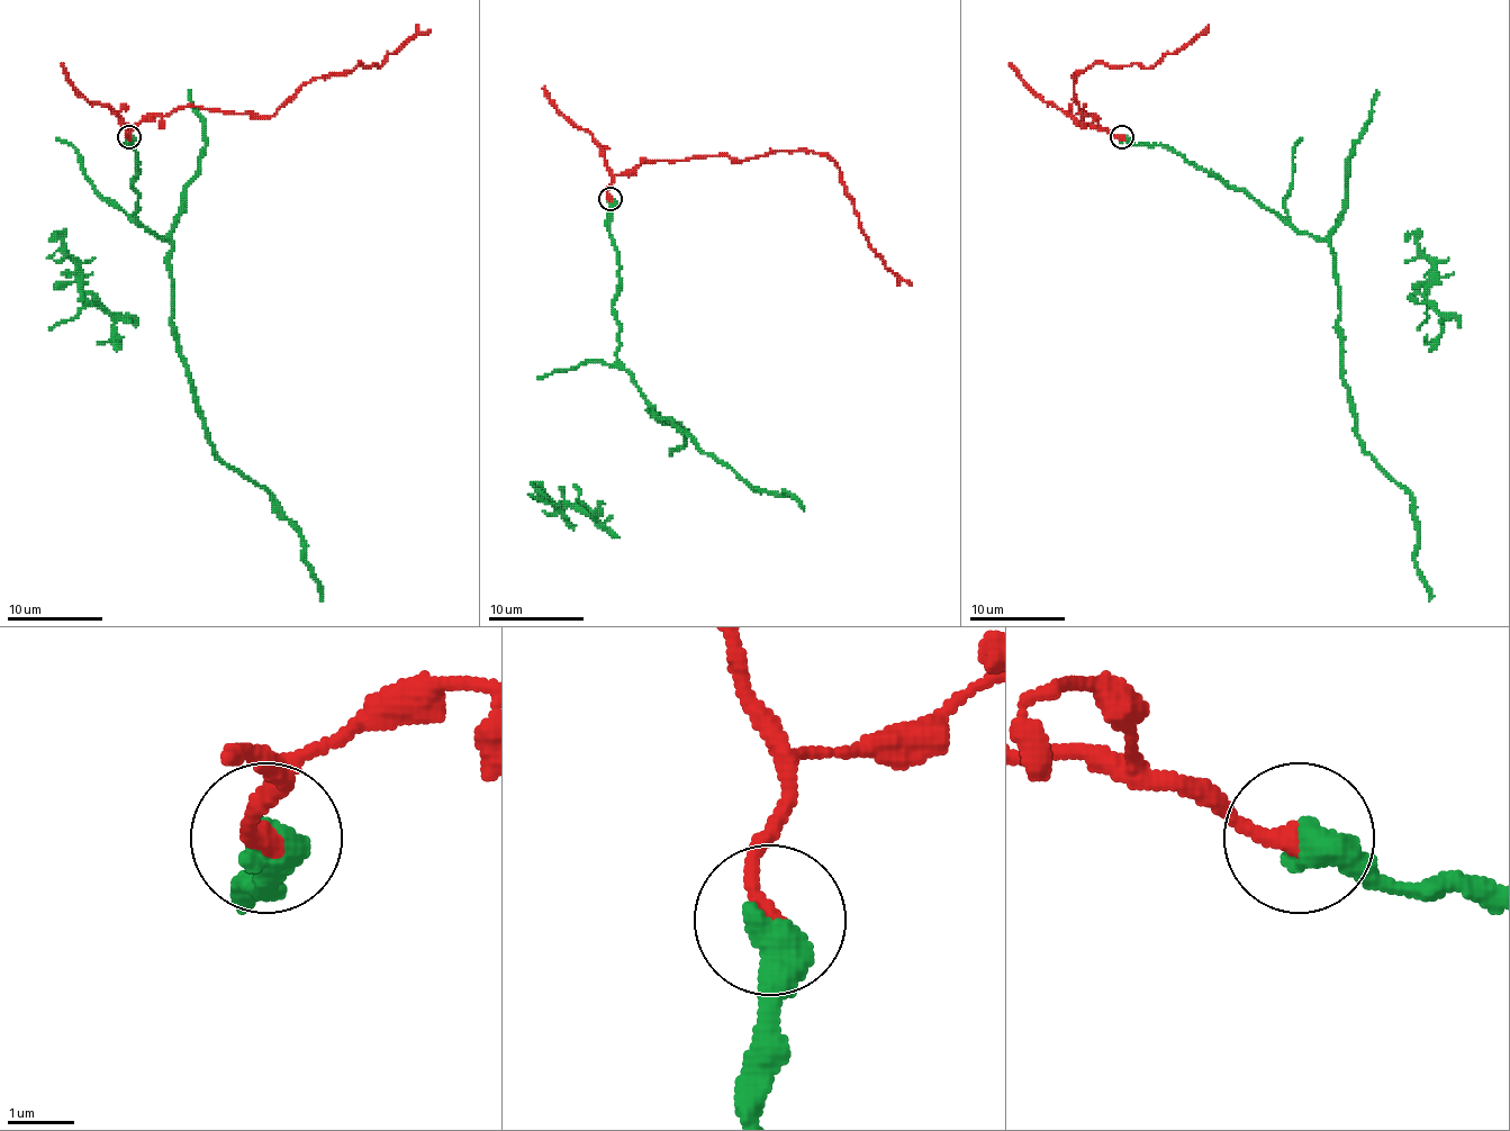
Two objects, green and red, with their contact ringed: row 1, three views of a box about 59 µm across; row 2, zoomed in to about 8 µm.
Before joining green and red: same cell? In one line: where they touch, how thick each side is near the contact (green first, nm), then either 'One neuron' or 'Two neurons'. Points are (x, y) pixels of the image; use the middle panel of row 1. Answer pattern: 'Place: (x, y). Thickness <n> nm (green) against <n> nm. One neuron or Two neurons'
Place: (609, 198). Thickness 550 nm (green) against 320 nm. One neuron

